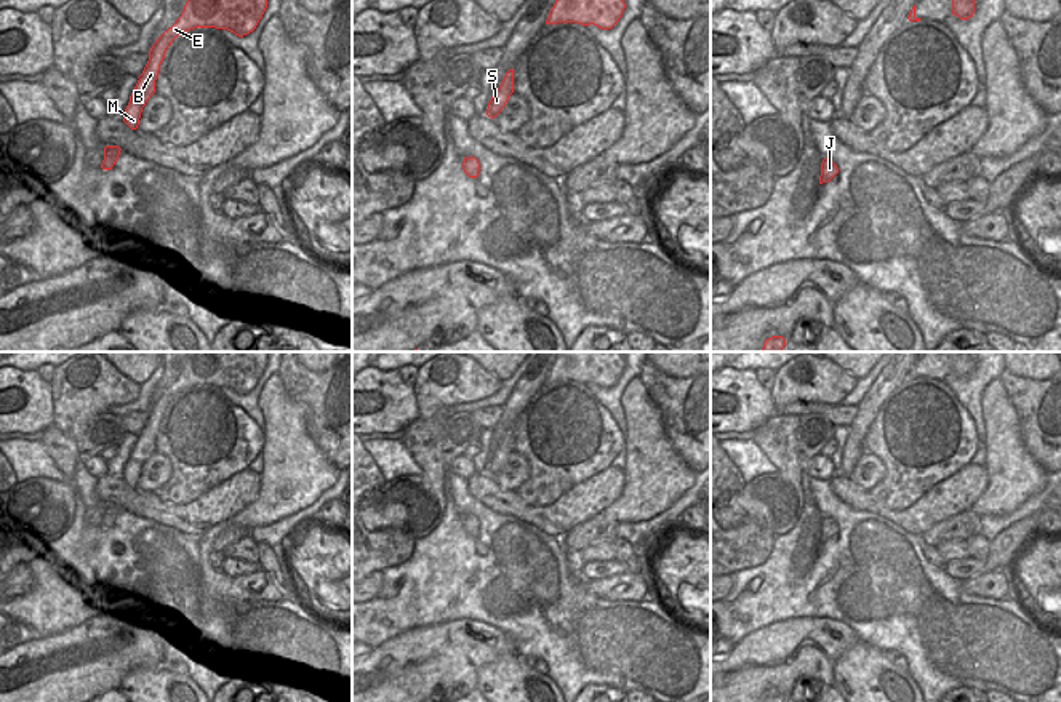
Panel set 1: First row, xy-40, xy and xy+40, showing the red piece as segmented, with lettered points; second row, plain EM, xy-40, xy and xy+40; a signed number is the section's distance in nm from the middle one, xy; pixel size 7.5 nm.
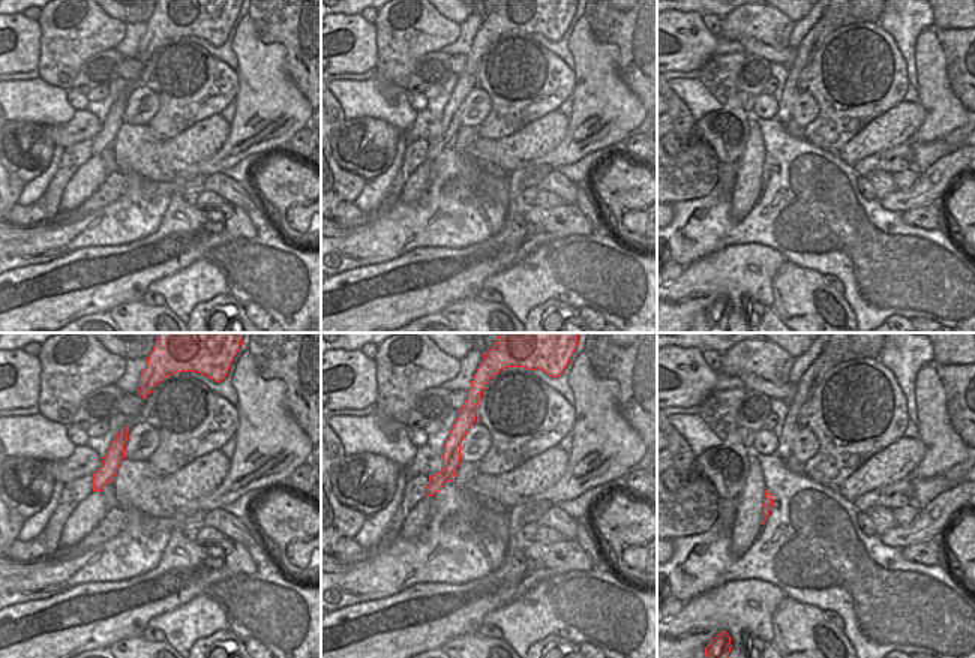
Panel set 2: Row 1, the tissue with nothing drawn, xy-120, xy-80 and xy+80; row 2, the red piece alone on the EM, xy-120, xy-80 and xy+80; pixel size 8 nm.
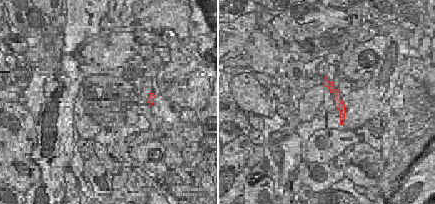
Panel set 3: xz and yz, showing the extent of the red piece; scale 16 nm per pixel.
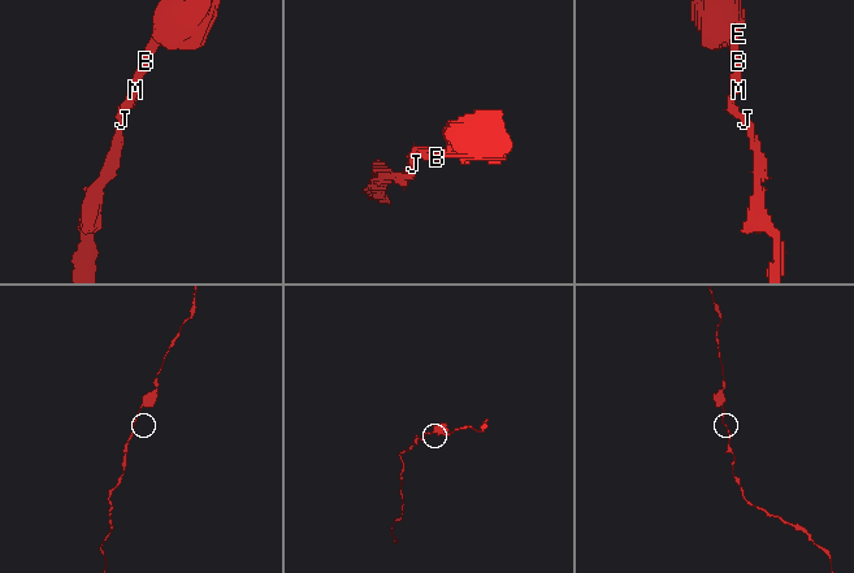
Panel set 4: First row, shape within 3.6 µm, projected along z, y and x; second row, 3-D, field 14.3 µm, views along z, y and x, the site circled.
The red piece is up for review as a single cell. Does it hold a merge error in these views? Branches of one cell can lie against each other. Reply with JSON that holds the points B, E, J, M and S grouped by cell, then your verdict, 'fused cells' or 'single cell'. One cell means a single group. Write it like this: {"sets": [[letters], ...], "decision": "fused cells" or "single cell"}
{"sets": [["B", "E", "J", "M", "S"]], "decision": "single cell"}

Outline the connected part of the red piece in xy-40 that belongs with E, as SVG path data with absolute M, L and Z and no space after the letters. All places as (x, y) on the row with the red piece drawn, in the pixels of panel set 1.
M187 0L181 16L152 45L149 61L123 112L123 122L136 130L142 107L155 93L155 80L166 48L186 30L195 27L227 29L238 37L253 32L267 8L267 0Z

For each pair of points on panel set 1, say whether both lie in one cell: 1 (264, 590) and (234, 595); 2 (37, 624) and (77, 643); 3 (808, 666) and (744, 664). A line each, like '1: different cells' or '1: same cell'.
1: same cell
2: different cells
3: same cell

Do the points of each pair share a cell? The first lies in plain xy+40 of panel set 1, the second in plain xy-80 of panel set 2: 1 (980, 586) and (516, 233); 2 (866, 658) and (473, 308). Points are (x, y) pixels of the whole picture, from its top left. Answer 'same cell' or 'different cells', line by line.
1: same cell
2: same cell

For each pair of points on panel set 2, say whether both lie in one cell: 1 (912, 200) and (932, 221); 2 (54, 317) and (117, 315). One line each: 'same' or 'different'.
1: different
2: different

